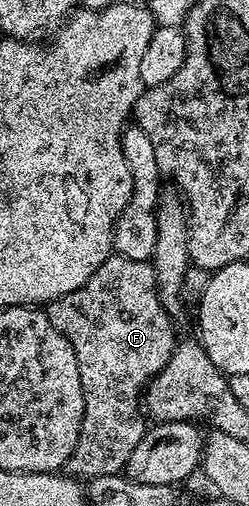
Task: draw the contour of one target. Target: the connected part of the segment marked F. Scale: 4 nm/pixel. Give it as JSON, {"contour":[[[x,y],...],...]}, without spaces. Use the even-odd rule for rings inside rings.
{"contour":[[[111,254],[98,267],[96,274],[80,286],[80,290],[72,290],[72,294],[50,301],[44,311],[52,326],[68,338],[80,366],[80,386],[84,386],[84,422],[80,426],[80,438],[76,438],[76,450],[72,450],[65,471],[86,482],[92,478],[119,475],[125,469],[128,458],[132,458],[132,450],[140,446],[140,438],[144,438],[148,430],[140,397],[152,377],[164,370],[176,343],[171,313],[166,311],[162,299],[158,297],[154,265],[149,260],[133,260]]]}

